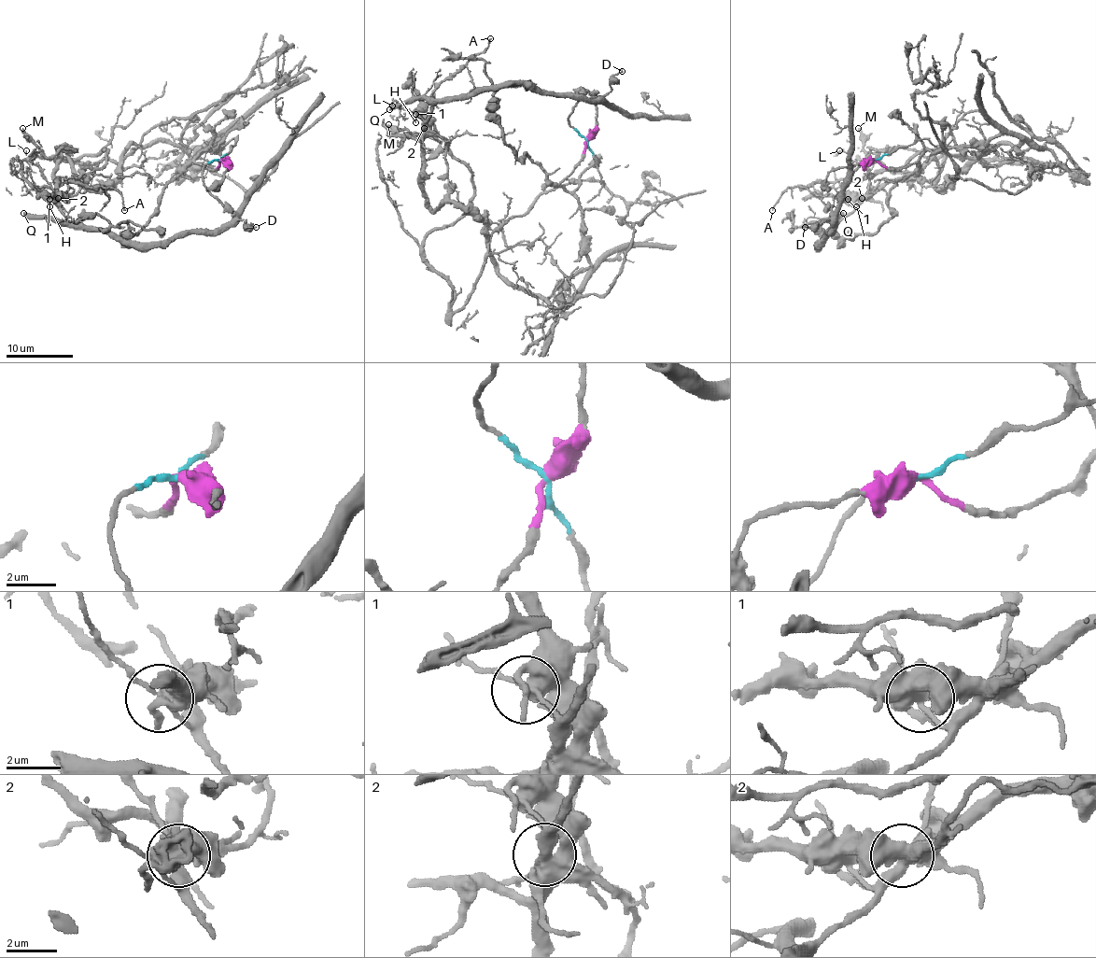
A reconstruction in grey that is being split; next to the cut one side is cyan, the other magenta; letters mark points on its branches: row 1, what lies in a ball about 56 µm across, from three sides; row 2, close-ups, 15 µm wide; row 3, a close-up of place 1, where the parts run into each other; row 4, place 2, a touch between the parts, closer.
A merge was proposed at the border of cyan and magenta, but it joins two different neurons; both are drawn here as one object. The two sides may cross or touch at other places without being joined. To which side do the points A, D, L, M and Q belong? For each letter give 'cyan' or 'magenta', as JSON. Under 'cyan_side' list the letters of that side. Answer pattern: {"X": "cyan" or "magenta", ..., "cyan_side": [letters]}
{"A": "magenta", "D": "cyan", "L": "cyan", "M": "magenta", "Q": "cyan", "cyan_side": ["D", "L", "Q"]}

